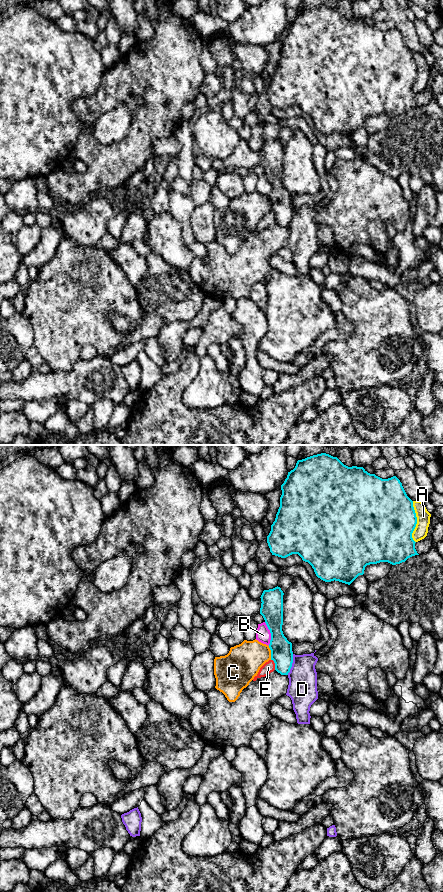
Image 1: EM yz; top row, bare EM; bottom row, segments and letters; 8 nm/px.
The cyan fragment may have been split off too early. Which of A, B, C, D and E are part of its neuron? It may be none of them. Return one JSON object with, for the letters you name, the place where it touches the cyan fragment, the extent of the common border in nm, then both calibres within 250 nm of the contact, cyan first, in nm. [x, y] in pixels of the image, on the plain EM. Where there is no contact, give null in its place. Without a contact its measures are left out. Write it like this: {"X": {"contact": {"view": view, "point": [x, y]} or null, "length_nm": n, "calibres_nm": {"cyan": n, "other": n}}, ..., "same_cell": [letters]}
{"same_cell": []}

